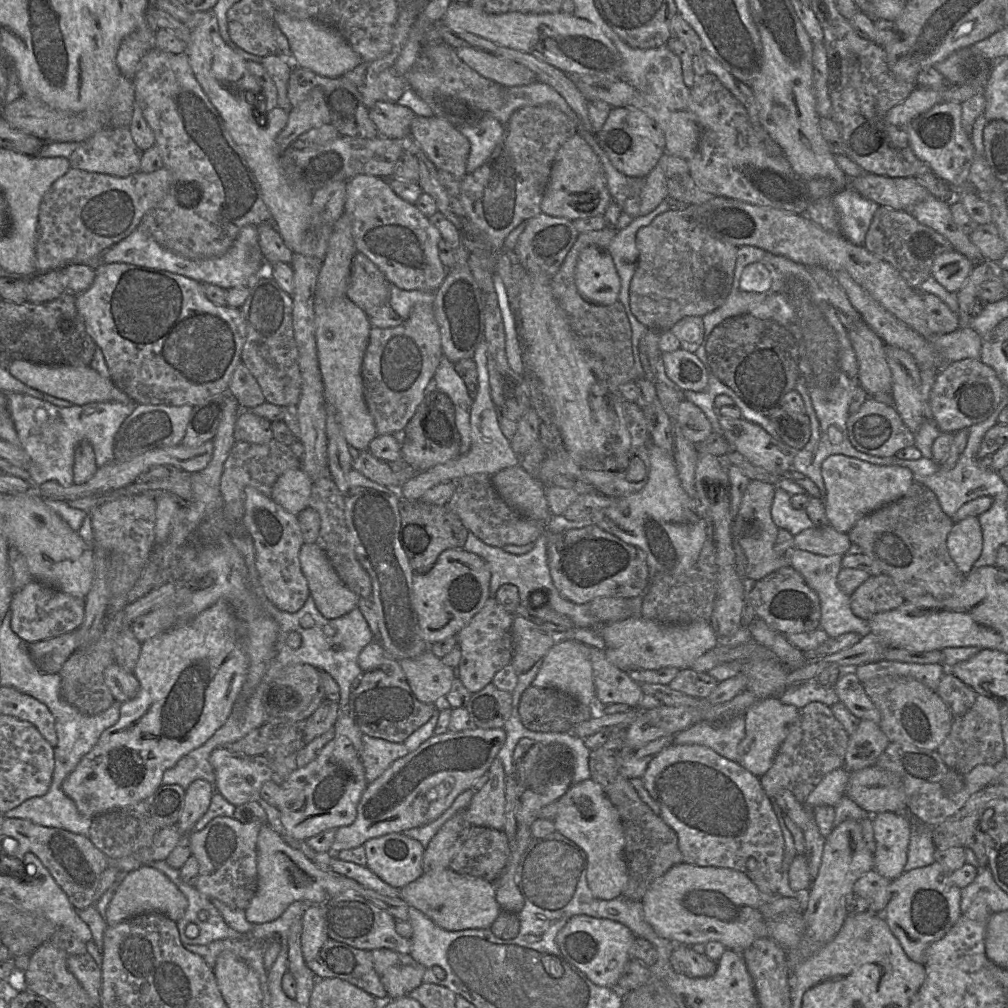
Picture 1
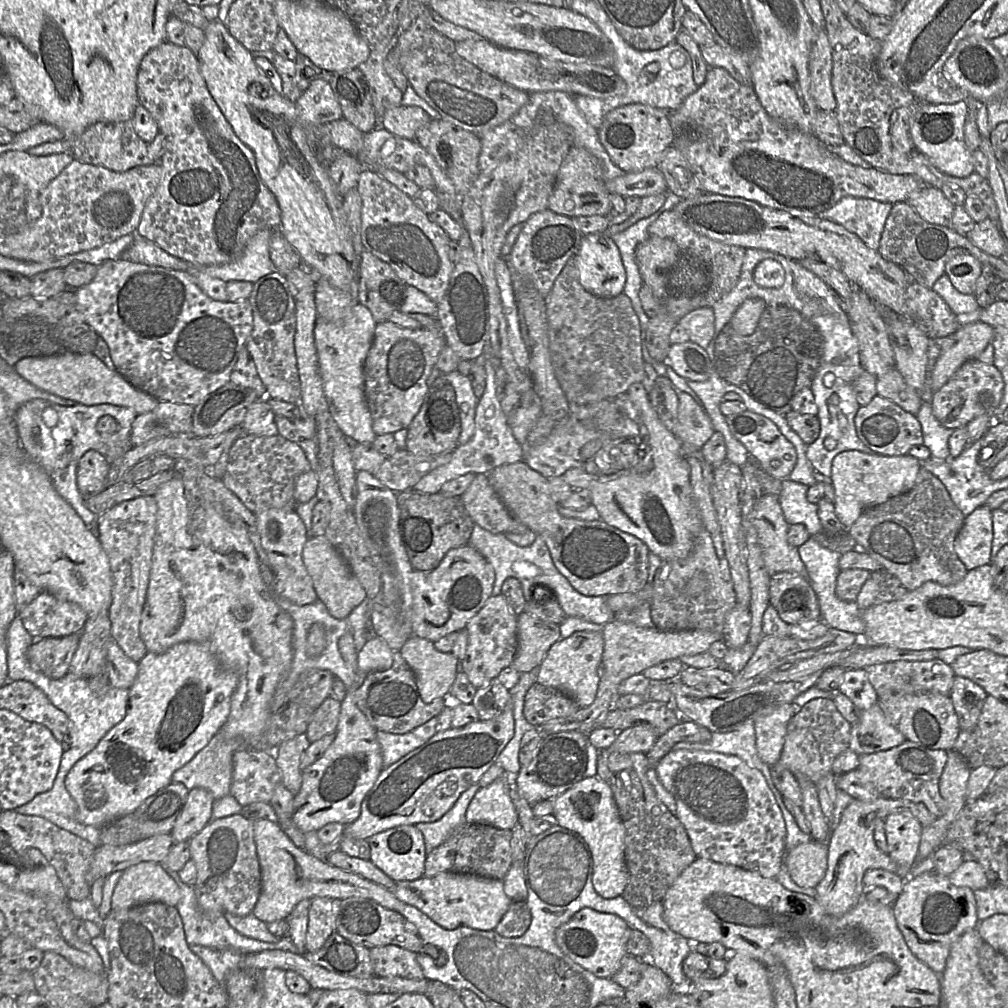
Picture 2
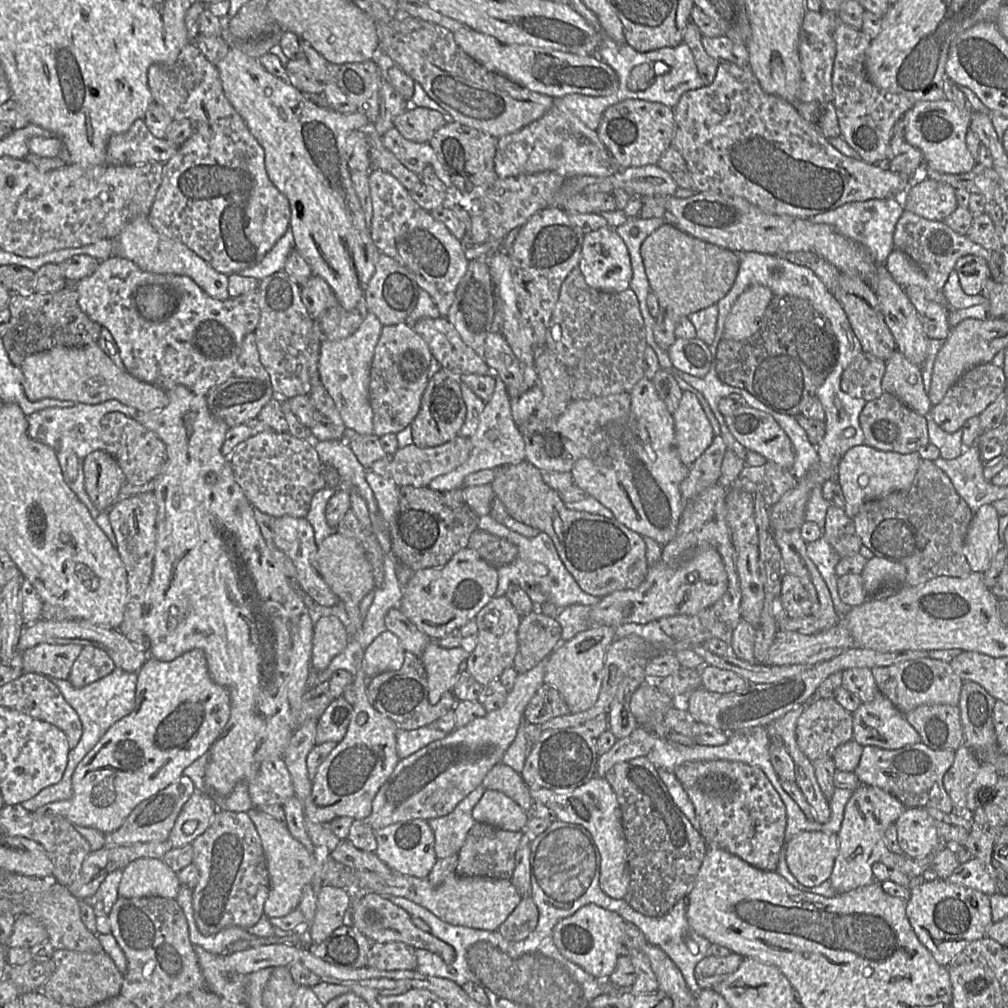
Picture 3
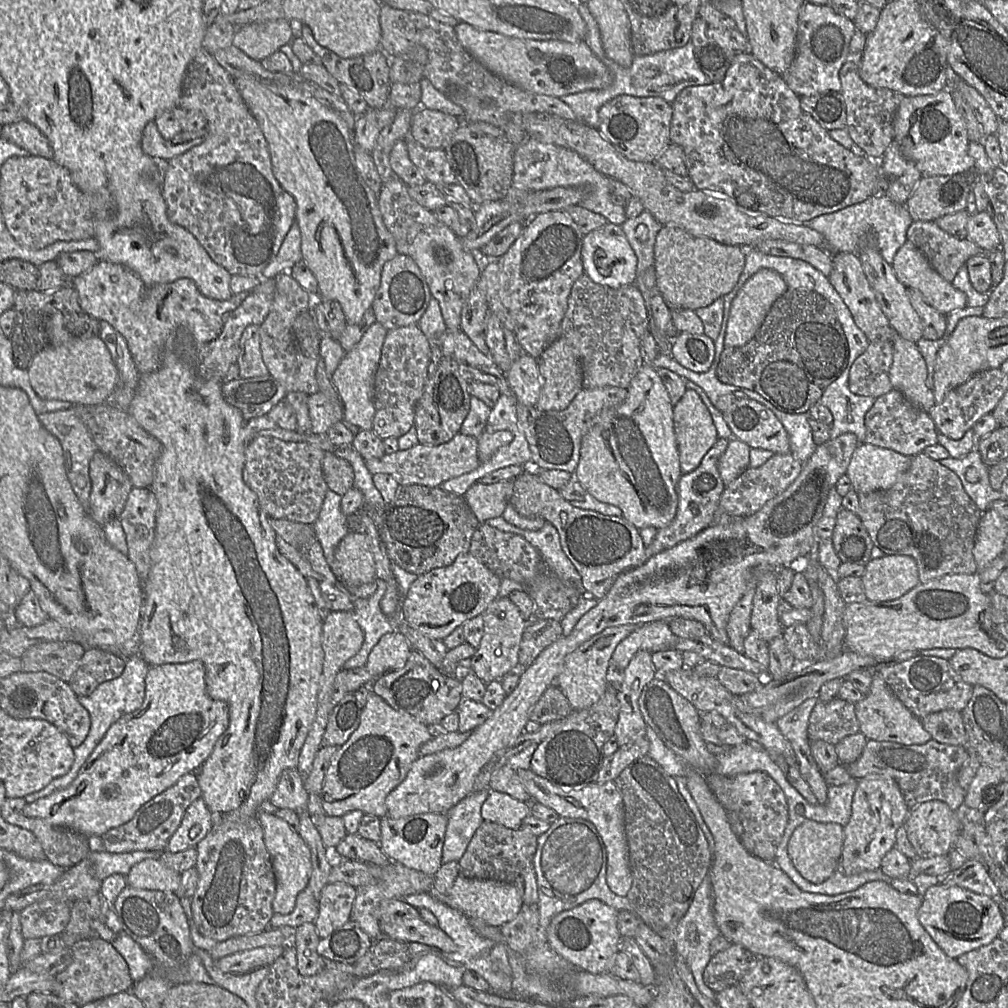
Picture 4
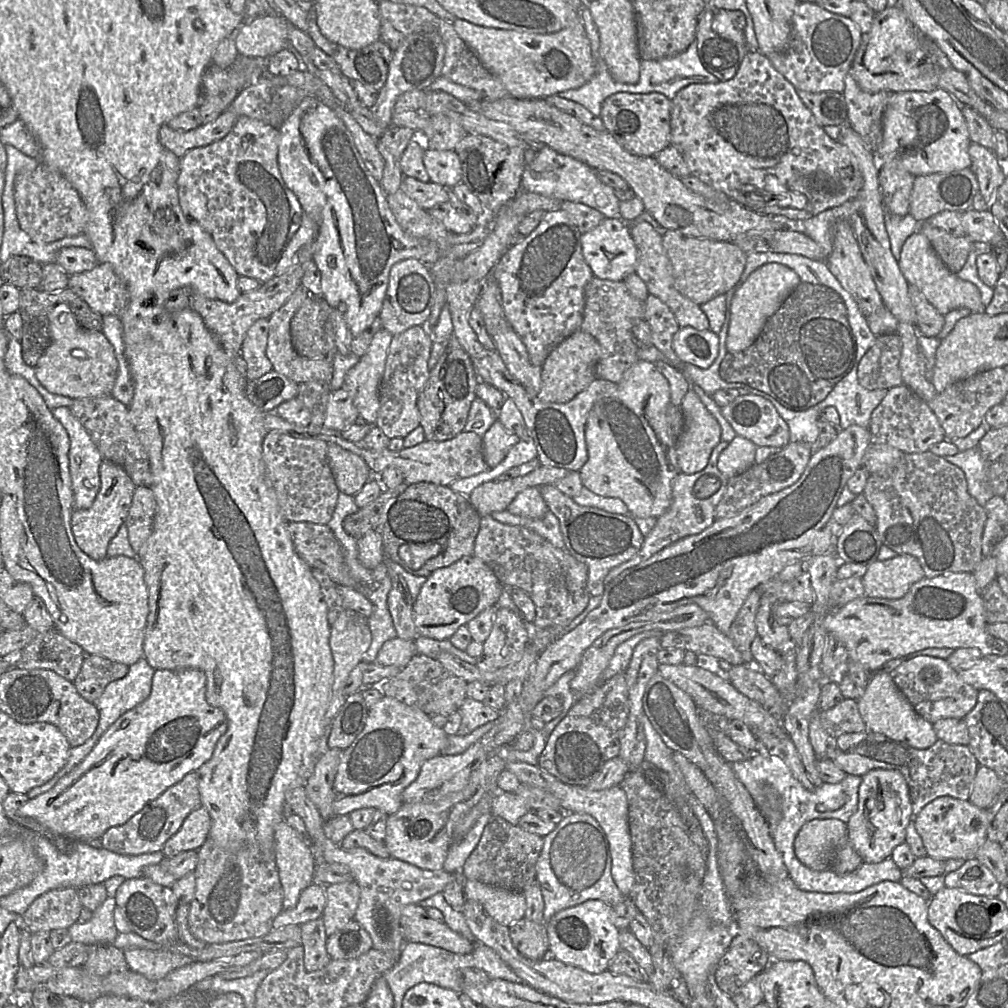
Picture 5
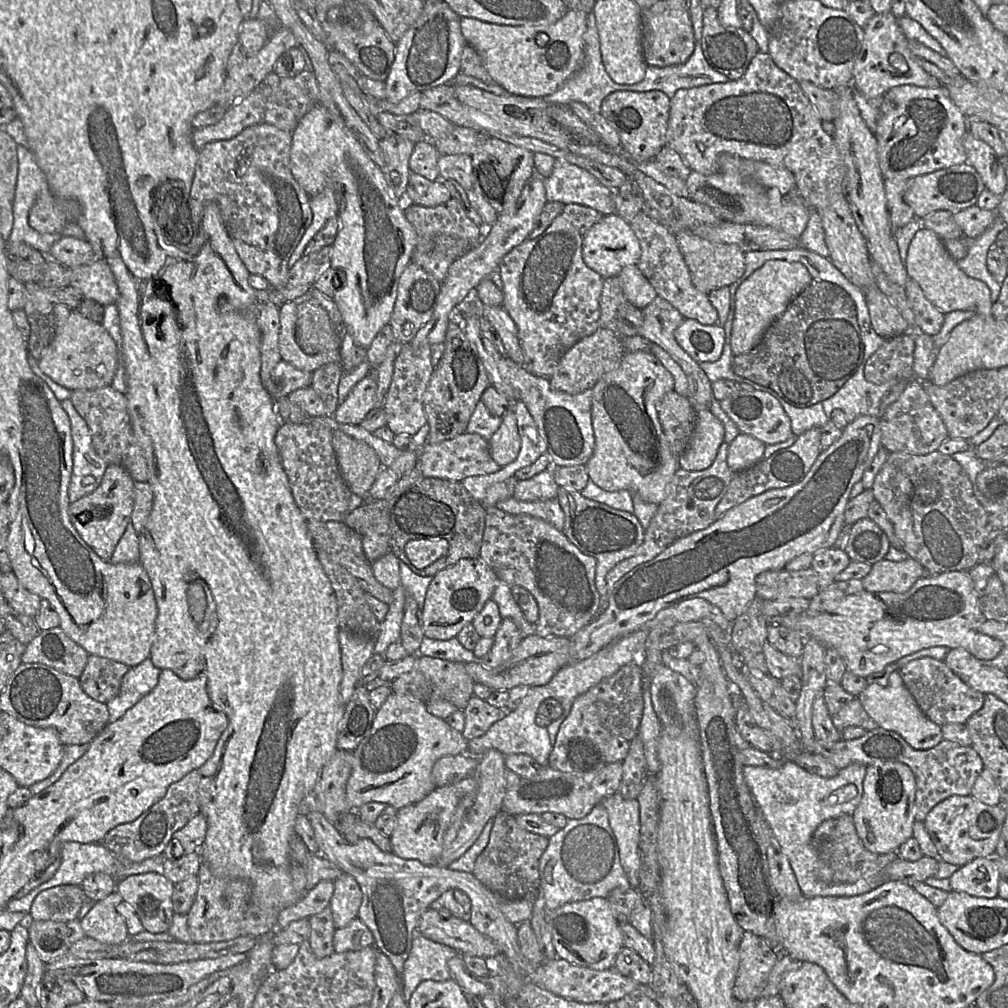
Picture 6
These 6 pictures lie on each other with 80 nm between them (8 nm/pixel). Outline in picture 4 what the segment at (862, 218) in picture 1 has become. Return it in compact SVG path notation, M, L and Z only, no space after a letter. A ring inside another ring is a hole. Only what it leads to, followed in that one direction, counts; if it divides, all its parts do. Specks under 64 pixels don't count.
M875 194L862 202L820 215L802 224L824 237L823 248L832 255L839 252L859 254L866 237L874 237L882 257L891 264L899 248L907 241L907 230L913 221L905 205L895 203L885 194Z

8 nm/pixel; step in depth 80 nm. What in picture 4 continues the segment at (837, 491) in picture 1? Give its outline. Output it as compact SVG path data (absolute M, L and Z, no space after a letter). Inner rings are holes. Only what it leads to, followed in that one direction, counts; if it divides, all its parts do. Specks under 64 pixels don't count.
M860 443L855 449L845 476L857 494L891 488L911 464L913 456Z

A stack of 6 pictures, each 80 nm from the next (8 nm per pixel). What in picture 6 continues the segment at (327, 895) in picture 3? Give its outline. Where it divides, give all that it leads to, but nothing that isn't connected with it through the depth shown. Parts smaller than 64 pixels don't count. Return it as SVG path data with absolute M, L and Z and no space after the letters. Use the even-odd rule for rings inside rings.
M342 873L334 880L334 891L329 906L336 929L345 927L357 918L362 897L362 890L353 876Z

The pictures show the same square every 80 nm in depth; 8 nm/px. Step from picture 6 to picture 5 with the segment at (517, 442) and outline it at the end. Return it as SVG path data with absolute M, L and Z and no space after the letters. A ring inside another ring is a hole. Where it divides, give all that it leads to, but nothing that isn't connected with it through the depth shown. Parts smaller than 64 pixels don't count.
M496 421L482 436L482 451L486 464L489 467L497 466L518 441L516 434Z

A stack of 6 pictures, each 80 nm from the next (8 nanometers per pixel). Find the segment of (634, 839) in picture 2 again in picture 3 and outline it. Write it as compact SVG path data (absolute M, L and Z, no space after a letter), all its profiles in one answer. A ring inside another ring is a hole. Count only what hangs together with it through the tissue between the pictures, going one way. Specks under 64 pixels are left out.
M647 756L617 763L604 778L617 796L627 843L630 883L624 899L646 916L664 916L678 902L686 900L707 854L708 844L675 804Z

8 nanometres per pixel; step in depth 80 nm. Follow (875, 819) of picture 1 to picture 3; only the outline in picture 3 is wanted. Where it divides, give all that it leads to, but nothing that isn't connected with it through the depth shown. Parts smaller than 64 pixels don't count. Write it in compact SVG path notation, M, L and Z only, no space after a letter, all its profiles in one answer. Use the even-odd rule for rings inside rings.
M907 808L895 822L897 841L904 855L922 859L940 845L938 829L925 808Z

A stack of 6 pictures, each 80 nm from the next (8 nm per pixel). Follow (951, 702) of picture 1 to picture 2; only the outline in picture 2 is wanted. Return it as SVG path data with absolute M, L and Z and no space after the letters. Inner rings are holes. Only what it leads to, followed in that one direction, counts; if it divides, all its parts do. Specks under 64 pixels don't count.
M955 676L949 698L961 730L969 731L975 728L987 696L987 692L973 681Z

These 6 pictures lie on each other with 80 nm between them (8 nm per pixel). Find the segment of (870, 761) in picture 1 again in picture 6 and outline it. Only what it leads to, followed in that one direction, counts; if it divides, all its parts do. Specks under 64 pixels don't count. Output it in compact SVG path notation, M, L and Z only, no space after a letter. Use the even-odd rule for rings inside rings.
M898 671L889 675L887 685L868 684L856 698L879 728L898 733L913 749L928 750L943 740L941 726L922 713Z

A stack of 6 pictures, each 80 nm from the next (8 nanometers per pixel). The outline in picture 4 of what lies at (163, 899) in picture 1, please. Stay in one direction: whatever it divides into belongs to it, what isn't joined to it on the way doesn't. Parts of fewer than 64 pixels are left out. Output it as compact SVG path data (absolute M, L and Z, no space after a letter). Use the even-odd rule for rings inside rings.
M149 858L135 864L126 879L127 885L133 888L175 893L181 883L181 874L165 865L160 858Z

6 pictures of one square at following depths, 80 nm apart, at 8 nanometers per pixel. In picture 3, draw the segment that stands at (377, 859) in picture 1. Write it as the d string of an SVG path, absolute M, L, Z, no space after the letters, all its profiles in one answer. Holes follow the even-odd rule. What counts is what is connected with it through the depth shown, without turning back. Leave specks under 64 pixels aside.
M417 818L397 822L374 830L374 836L377 842L375 854L392 871L417 878L428 878L438 858L434 848L434 833L427 820Z

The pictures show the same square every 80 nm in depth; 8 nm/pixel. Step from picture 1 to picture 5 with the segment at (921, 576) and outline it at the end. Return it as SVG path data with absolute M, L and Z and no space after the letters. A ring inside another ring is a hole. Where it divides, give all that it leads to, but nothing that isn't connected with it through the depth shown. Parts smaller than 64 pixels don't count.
M930 451L904 454L902 460L883 473L869 476L863 496L876 514L875 528L882 544L897 554L916 557L923 569L924 577L959 572L973 572L984 558L982 536L987 511L969 494L964 472L944 457Z

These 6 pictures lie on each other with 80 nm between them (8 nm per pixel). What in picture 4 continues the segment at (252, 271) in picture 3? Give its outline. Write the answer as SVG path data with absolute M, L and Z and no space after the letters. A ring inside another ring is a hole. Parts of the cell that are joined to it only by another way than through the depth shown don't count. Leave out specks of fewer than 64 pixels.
M294 221L286 234L277 255L265 267L260 277L258 277L258 280L273 279L280 273L288 272L301 260L301 233L298 224Z

